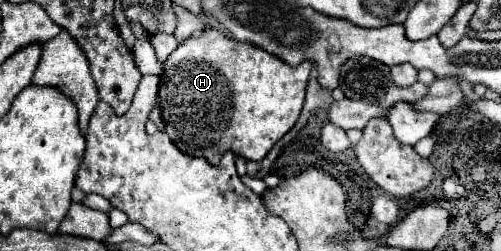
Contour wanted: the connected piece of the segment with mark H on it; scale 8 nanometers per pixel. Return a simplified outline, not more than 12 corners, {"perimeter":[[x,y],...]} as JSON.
{"perimeter":[[212,28],[164,62],[180,152],[260,162],[296,124],[312,62]]}

